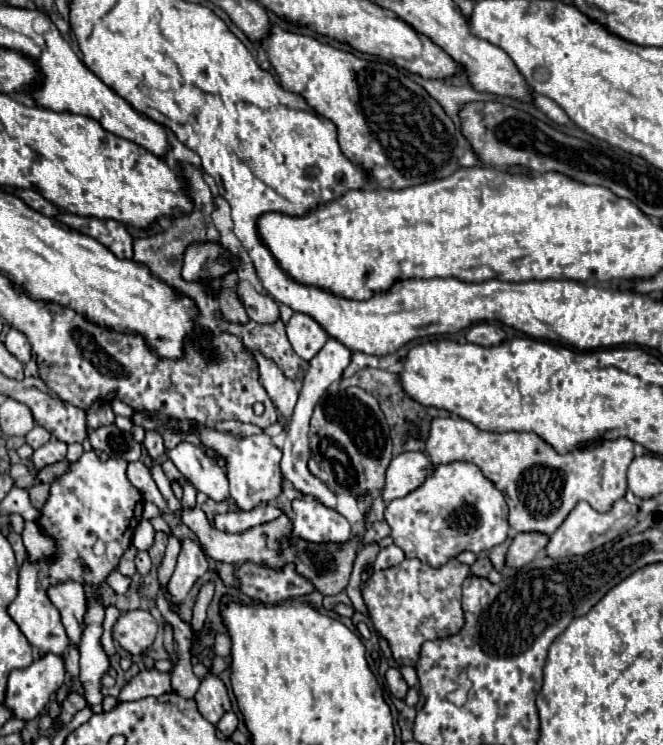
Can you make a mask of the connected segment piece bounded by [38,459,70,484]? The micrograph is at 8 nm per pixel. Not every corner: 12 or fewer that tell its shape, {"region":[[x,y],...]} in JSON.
{"region":[[65,459],[38,472],[42,482],[52,484],[70,464]]}

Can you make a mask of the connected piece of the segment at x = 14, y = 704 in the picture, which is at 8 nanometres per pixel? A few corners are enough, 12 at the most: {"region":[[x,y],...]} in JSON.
{"region":[[56,654],[10,672],[4,706],[30,722],[66,680]]}

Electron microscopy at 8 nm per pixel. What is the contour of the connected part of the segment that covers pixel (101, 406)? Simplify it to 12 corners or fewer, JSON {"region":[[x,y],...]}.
{"region":[[108,400],[96,402],[88,410],[88,426],[100,428],[114,422]]}

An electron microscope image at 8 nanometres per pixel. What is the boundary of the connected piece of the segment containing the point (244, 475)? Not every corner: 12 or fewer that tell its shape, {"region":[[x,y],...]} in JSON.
{"region":[[268,434],[200,440],[226,460],[230,498],[250,512],[282,494],[280,448]]}

